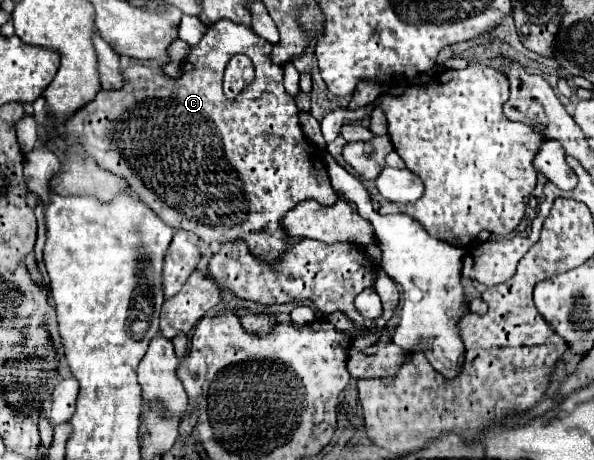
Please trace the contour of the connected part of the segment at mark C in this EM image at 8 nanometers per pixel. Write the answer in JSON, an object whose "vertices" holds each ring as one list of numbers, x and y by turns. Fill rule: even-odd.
{"vertices":[[218,21,218,23,210,25,208,31,206,31,206,35,200,39,200,43,194,45,194,47,190,49,190,53,188,53,188,57,186,57,186,69,182,71,182,77,180,77,180,79,170,79,170,77,166,77,166,75,162,73,162,67,158,69,158,67,150,67,150,65,144,65,144,63,134,63,132,67,124,69,124,79,126,79,124,87,122,87,120,91,100,91,92,103,88,103,84,109,80,109,76,115,72,115,72,117,66,121,64,129,66,129,66,133,68,133,68,139,62,139,62,137,54,135,54,143,58,145,58,149,60,149,62,153,66,151,66,147,68,147,70,143,80,143,80,145,86,149,86,153,90,153,92,157,96,157,96,161,98,161,104,169,108,169,108,171,114,173,114,175,120,175,120,177,128,179,130,189,132,189,132,191,134,191,134,193,136,193,136,195,138,195,138,197,140,197,140,199,164,221,164,223,168,223,170,227,192,231,192,233,196,233,204,243,218,243,218,245,222,245,222,243,232,243,232,241,236,241,236,239,242,239,242,241,248,245,250,253,252,253,256,259,262,259,264,263,274,265,276,259,280,259,280,257,284,255,286,247,292,243,292,241,290,241,290,235,284,231,284,227,282,227,282,223,280,223,280,221,284,219,284,215,286,215,290,209,294,209,298,203,306,201,306,199,314,199,314,201,318,201,318,203,322,203,322,205,334,205,334,203,338,201,338,193,336,193,336,191,332,189,332,185,330,185,328,171,326,171,322,159,318,159,318,157,322,157,320,149,318,149,314,143,310,143,310,141,306,139,306,135,302,133,302,127,300,127,300,121,298,121,298,107,296,107,296,101,286,93,284,83,282,83,282,79,284,79,284,69,278,67,276,63,272,63,270,53,272,53,272,45,270,45,266,39,258,37,250,27,238,25,238,23,232,23,232,21],[236,53,244,53,244,55,248,55,248,57,252,59,252,63,254,63,254,67,256,67,255,79,238,95,238,97,236,97,236,99,228,99,228,97,224,95,224,91,222,91,222,77,224,77,226,63,228,63]]}

